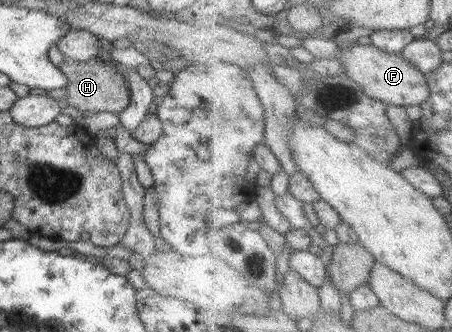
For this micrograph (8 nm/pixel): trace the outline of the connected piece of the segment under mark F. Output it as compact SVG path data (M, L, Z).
M350 45L341 47L338 56L345 64L346 74L353 78L372 98L382 100L386 104L408 107L421 105L431 97L431 88L427 73L422 72L403 54L392 54L376 45Z

